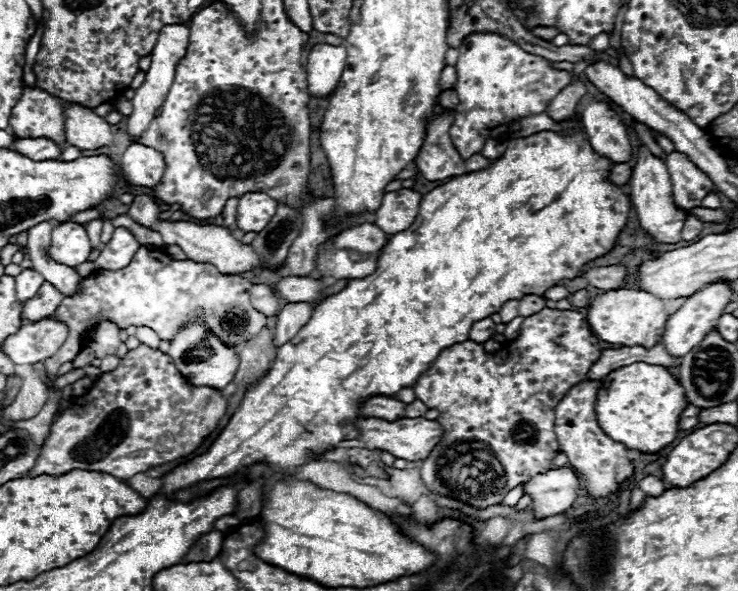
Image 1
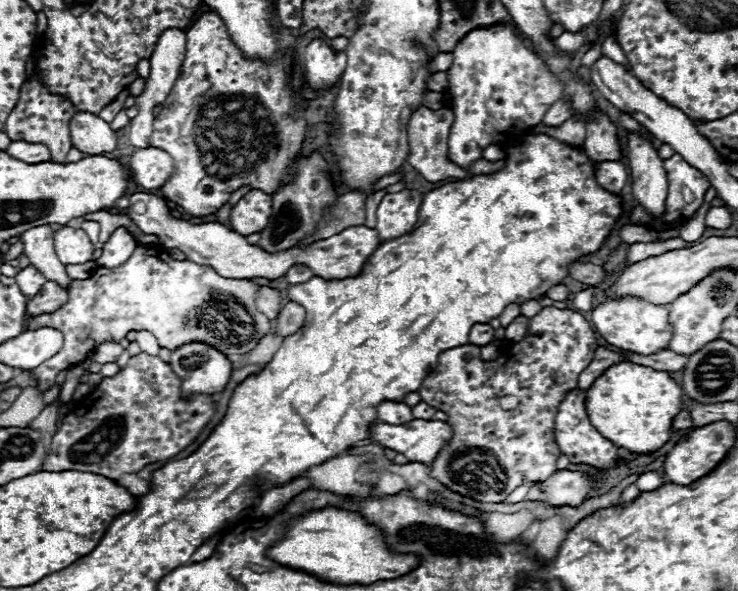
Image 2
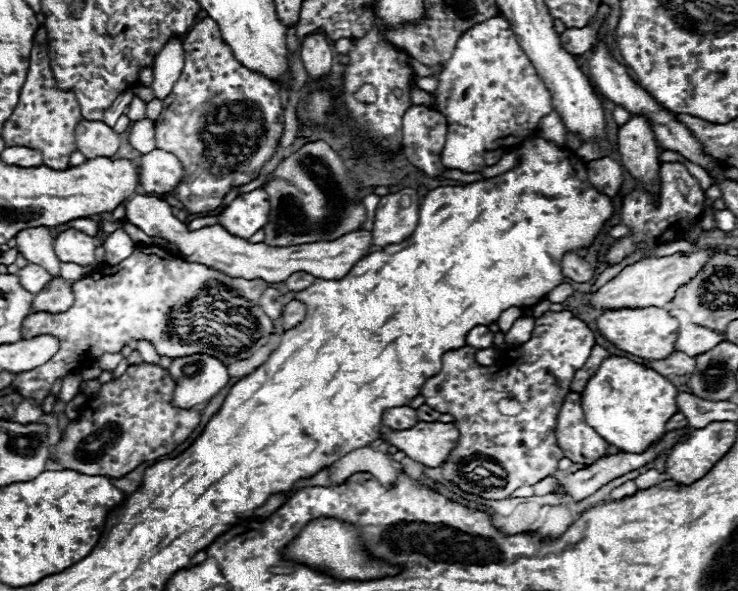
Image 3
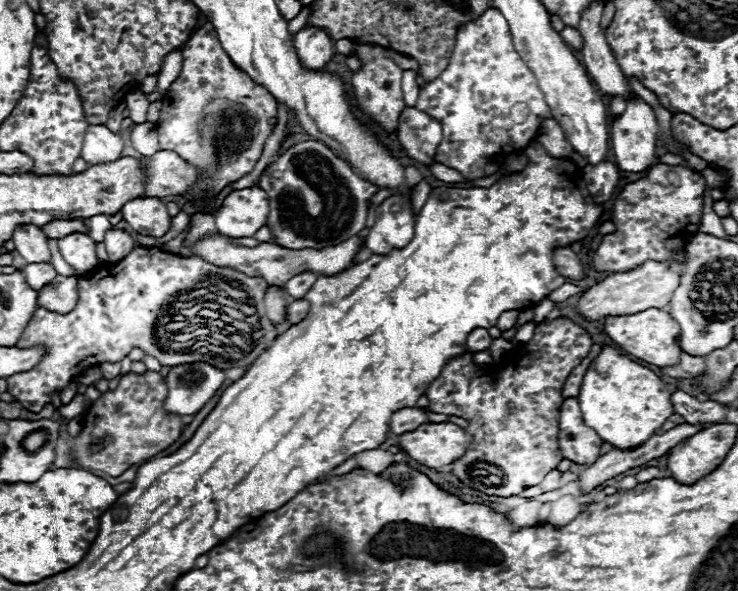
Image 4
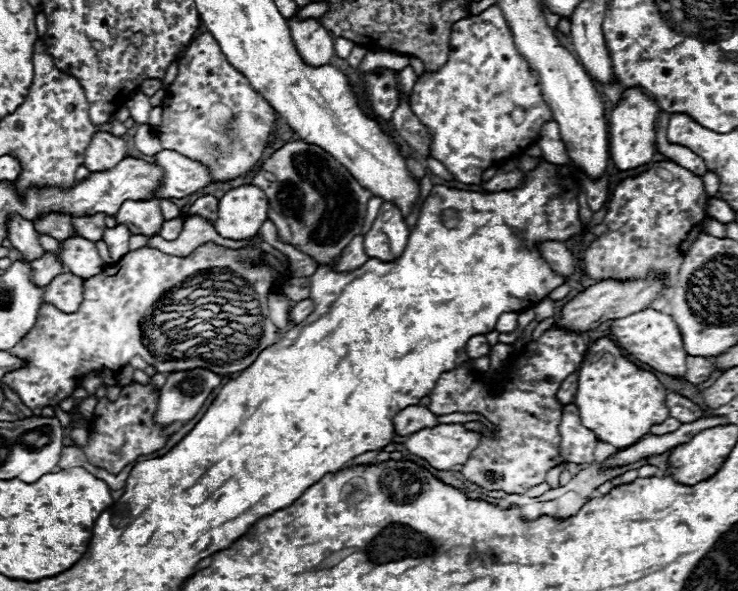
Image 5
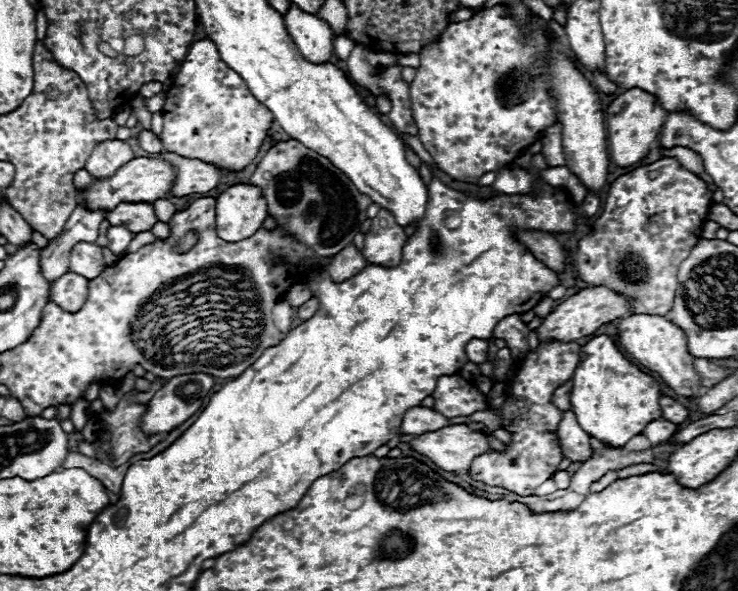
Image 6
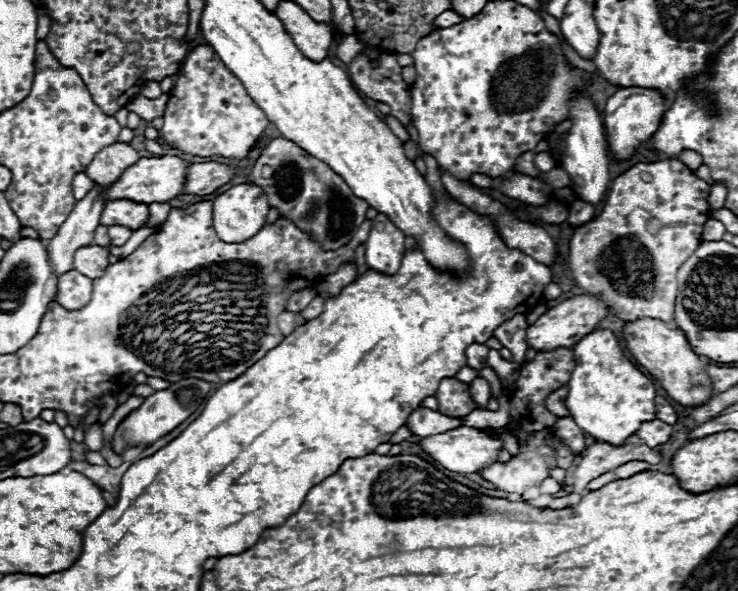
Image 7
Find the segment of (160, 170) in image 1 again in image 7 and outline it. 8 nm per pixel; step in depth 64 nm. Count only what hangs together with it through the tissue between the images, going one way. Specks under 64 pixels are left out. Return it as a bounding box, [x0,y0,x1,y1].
[182,162,236,196]

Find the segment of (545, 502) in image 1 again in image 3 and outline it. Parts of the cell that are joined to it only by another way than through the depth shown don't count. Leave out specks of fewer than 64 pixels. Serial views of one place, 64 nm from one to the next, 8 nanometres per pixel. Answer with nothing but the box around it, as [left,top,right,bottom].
[554,430,686,502]

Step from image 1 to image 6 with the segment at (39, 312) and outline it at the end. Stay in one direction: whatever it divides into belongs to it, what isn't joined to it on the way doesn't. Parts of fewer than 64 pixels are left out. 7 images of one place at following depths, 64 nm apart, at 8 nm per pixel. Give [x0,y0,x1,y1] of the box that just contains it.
[50,272,88,312]

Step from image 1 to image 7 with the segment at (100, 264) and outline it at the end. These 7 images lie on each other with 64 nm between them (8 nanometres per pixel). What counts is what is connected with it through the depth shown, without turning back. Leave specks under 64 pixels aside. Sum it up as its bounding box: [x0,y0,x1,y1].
[108,226,132,246]

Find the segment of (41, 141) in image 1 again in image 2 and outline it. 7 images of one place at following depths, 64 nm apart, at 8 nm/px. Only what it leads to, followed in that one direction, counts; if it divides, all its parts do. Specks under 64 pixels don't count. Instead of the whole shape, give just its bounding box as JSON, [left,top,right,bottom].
[6,142,50,164]

